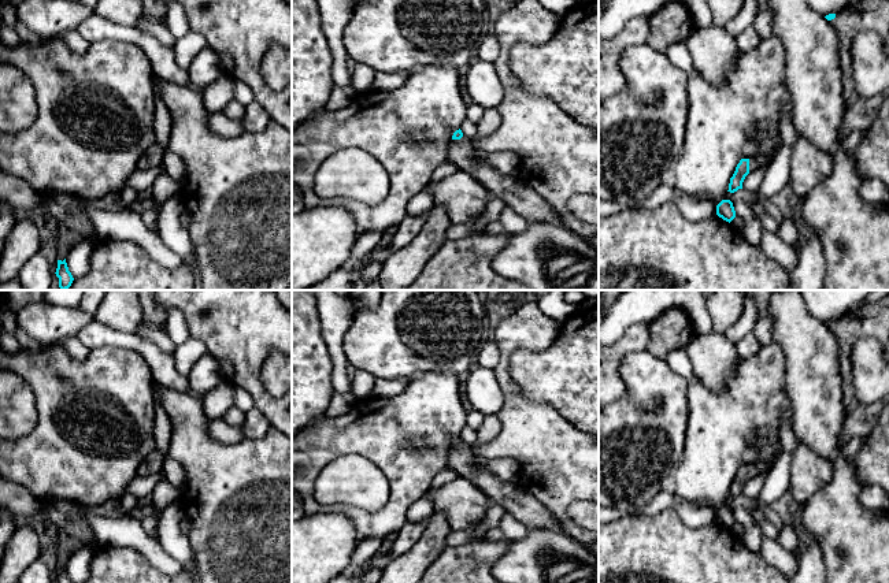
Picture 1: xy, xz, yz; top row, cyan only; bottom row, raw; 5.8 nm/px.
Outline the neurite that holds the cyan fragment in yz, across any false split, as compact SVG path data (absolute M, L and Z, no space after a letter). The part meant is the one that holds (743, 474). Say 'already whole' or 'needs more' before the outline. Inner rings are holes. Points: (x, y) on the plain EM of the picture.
needs more; M759 463L755 465L741 465L736 474L733 483L730 484L727 498L734 500L738 495L742 495L742 489L744 489L745 483L751 478L753 478L759 474L767 474L771 467L773 467L773 463Z

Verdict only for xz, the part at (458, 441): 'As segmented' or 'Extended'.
Extended

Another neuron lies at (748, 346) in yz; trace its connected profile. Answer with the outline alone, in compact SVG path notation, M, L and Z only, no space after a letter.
M749 333L737 344L737 350L744 359L753 357L760 348L762 345L753 333Z

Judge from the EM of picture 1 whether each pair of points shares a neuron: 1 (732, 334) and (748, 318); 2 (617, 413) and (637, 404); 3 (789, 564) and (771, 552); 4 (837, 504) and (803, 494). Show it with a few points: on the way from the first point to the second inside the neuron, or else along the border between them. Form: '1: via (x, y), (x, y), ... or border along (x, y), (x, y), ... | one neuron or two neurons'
1: via (736, 330), (744, 322) | one neuron
2: via (622, 413), (628, 413), (632, 409) | one neuron
3: via (785, 561), (775, 554) | one neuron
4: border along (832, 471), (832, 478), (802, 507) | two neurons

